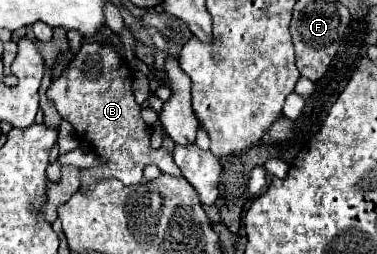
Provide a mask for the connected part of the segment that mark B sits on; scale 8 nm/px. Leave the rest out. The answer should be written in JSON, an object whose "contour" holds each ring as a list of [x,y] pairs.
{"contour":[[[87,42],[85,54],[81,48],[81,52],[77,52],[77,56],[63,70],[59,80],[55,80],[47,90],[47,98],[53,102],[61,118],[71,122],[77,138],[91,144],[97,156],[101,158],[101,166],[79,170],[79,190],[83,192],[91,190],[91,186],[95,186],[95,182],[101,178],[117,178],[125,186],[139,184],[143,178],[143,168],[147,164],[155,164],[161,172],[167,172],[171,176],[181,174],[167,150],[161,148],[161,152],[151,152],[151,130],[147,130],[149,126],[141,120],[141,106],[135,102],[131,92],[131,76],[133,72],[129,64],[119,58],[115,48],[111,48],[109,44]]]}

